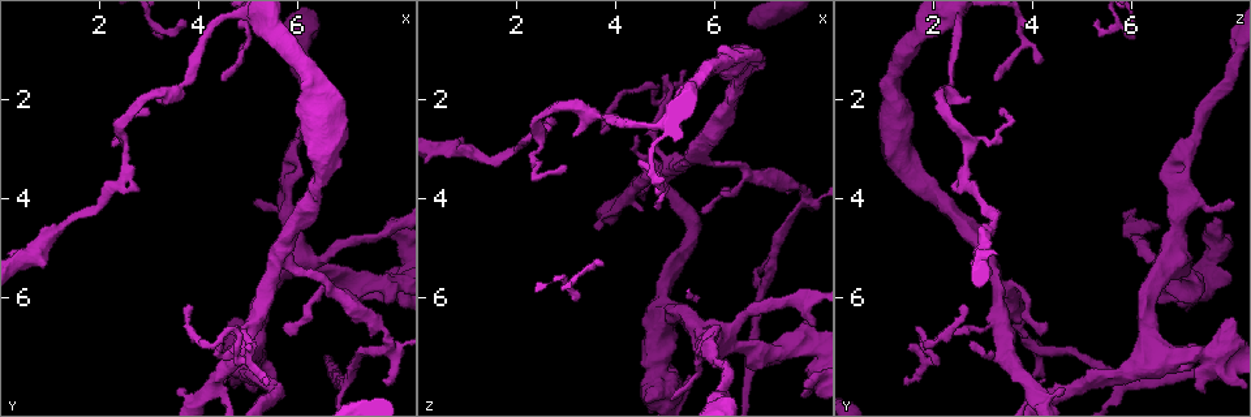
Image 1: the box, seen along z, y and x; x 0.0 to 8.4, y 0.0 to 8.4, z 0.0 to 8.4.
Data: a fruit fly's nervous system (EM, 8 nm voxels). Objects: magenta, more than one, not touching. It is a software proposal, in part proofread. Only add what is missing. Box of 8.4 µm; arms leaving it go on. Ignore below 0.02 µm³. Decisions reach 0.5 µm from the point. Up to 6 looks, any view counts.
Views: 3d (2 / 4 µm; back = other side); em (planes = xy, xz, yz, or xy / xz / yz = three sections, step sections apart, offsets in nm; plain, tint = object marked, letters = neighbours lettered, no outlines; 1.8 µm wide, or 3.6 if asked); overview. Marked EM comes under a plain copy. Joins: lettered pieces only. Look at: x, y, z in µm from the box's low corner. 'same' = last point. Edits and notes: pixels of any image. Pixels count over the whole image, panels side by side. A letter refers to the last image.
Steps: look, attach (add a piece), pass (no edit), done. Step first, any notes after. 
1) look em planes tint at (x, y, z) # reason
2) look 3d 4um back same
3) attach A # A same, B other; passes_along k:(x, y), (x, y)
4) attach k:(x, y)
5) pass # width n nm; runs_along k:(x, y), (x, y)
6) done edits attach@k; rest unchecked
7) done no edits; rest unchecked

look 3d 4um at (7.80, 6.90, 4.00) # calibre changes

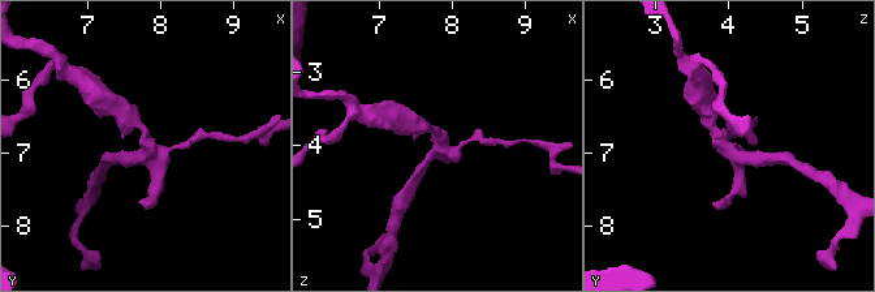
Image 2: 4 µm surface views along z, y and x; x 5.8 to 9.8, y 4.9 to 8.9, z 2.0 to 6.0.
look em planes tint at (7.80, 6.90, 4.05)

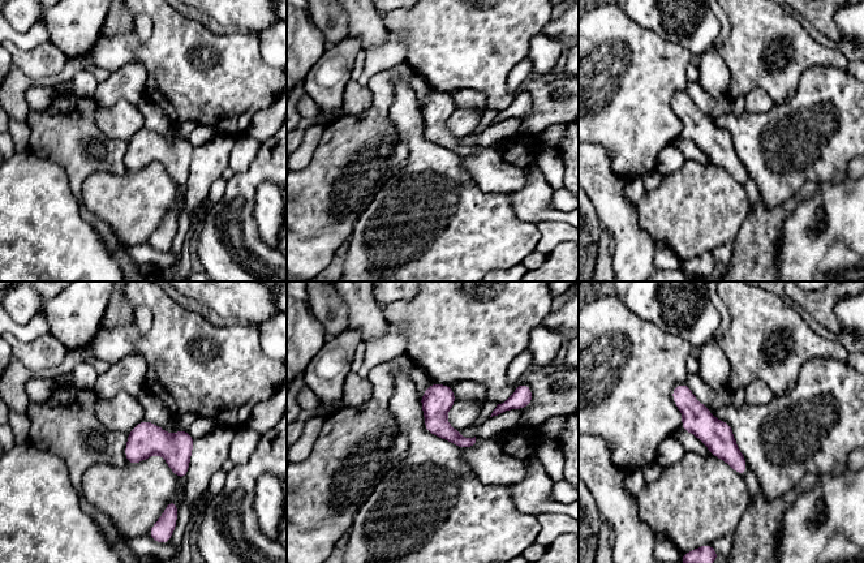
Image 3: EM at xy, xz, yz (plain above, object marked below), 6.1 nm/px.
look em planes letters same

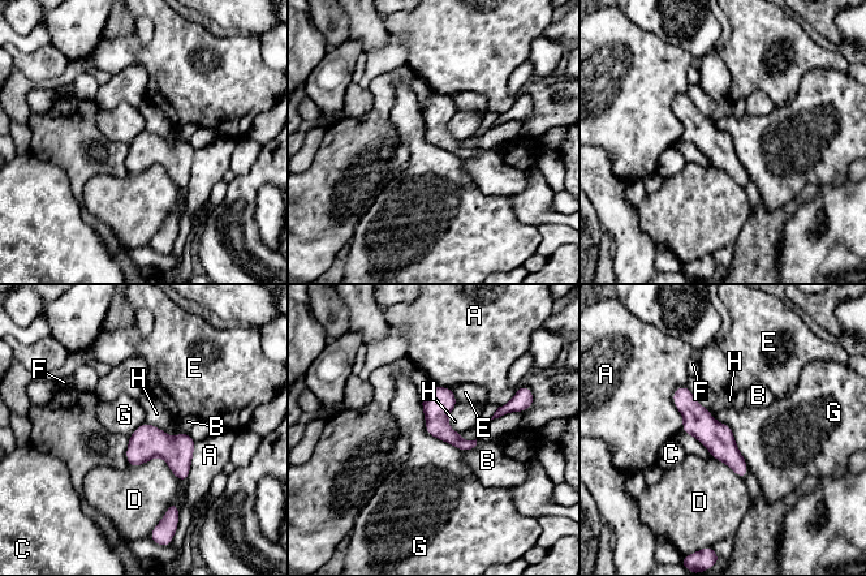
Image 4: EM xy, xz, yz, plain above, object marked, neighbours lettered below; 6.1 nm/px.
pass # longest_contact G 480 nm; A other, B other, C other, D other, E other, F other, G other, H other; runs_along 4:(676, 394), (732, 456), (742, 473); none of them fits

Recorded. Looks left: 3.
look em planes letters at (4.95, 7.25, 2.05) # abrupt turn

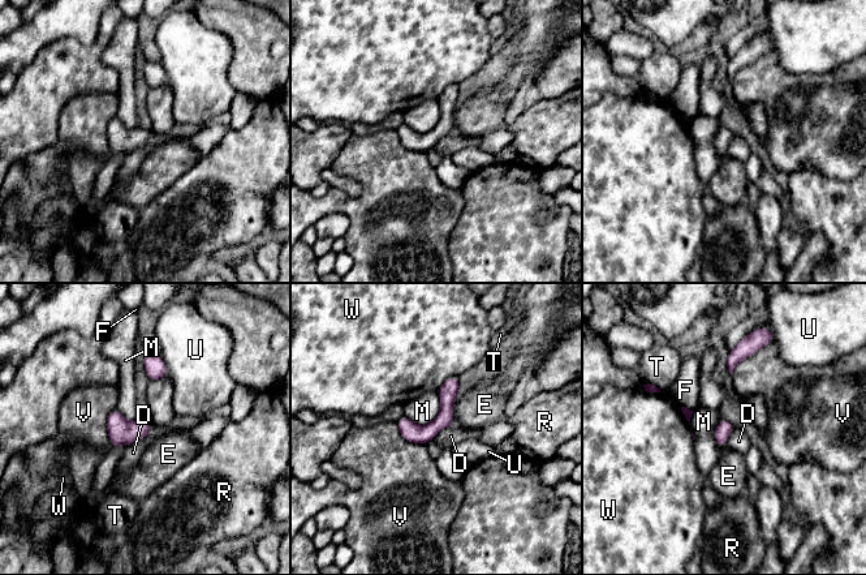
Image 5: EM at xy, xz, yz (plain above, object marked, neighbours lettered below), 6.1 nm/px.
pass # width 100 nm; D other, E other, F other, M other, R other, T other, U other, V other, W other; runs_along 5:(455, 380), (446, 415), (408, 437); none of them fits

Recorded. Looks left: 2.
look em xz step 16 tint at (4.95, 7.20, 7.65) # sharp bend

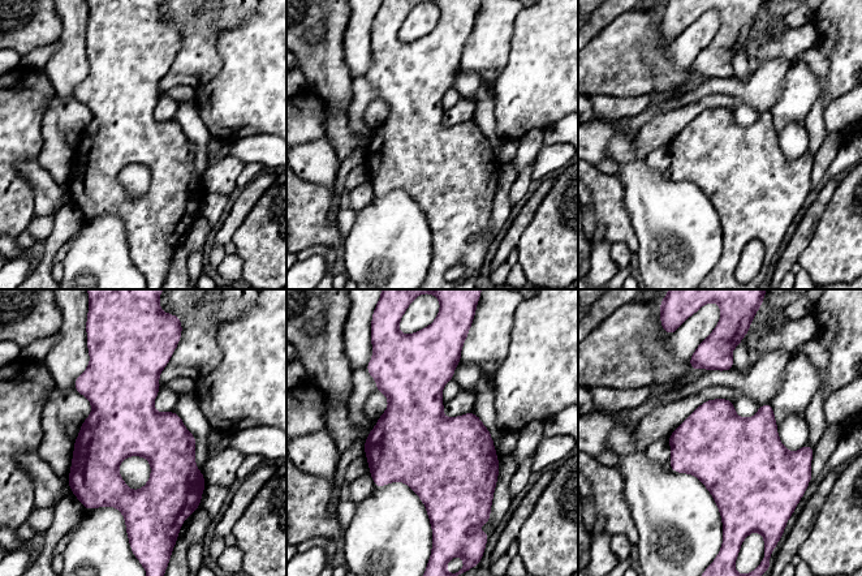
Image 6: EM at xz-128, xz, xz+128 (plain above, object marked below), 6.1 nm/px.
look em planes letters same # another direction

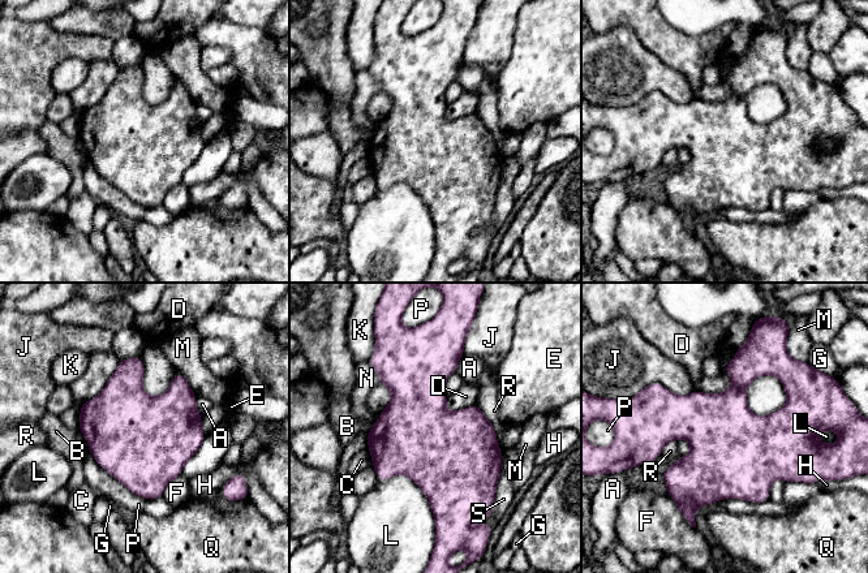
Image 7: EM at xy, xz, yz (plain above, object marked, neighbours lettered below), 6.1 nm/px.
pass # A other, B other, C other, D other, E other, F other, G other, H other, J other, K other, L other, M other, N other, P other, Q other, R other, S other; border 7:(475, 403), (455, 410), (445, 406); none of them fits

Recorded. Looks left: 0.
done no edits; rest unchecked

